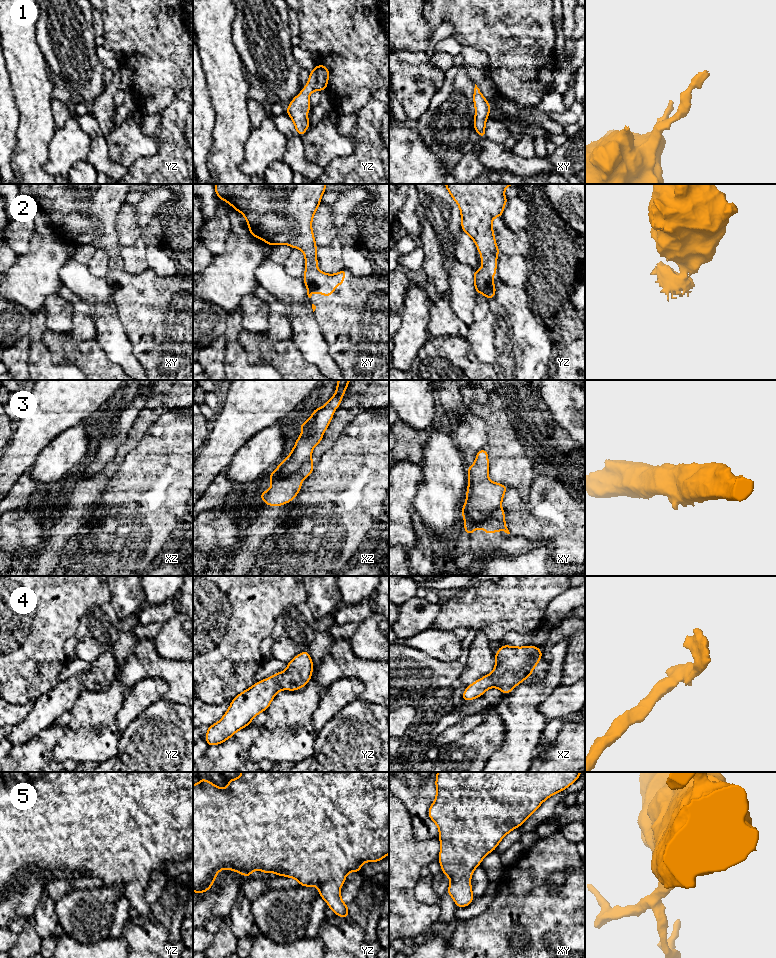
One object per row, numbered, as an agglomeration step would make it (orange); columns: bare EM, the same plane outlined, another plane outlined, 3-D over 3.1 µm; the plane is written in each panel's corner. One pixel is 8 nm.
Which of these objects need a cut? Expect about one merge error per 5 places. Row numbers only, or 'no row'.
3

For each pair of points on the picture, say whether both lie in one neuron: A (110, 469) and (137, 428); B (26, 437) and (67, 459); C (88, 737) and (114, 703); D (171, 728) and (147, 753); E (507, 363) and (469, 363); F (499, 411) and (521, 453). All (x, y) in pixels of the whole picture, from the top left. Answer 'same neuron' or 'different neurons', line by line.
A: same neuron
B: different neurons
C: same neuron
D: same neuron
E: different neurons
F: same neuron

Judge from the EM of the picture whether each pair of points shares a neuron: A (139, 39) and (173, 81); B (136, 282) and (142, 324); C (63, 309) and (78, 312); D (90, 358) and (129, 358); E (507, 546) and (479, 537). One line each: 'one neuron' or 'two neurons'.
A: one neuron
B: one neuron
C: two neurons
D: two neurons
E: one neuron

